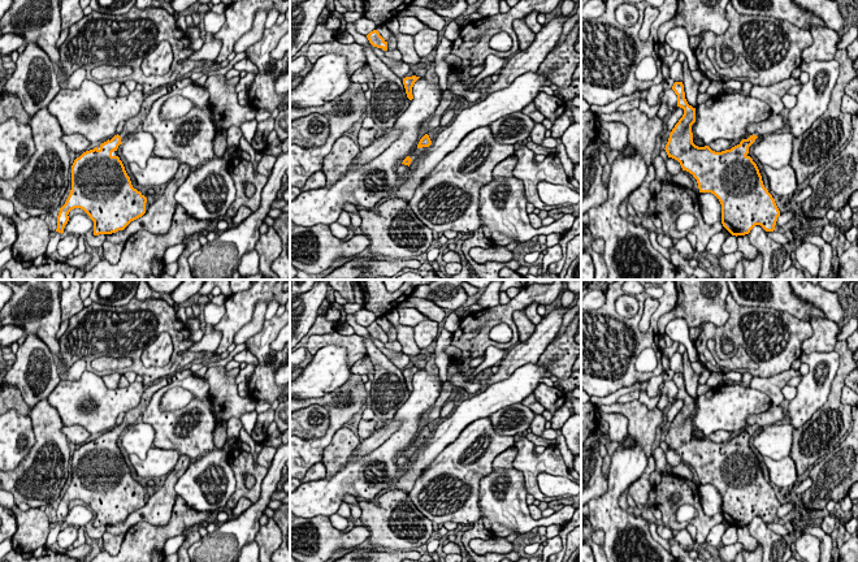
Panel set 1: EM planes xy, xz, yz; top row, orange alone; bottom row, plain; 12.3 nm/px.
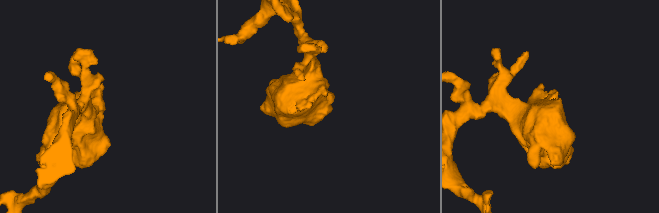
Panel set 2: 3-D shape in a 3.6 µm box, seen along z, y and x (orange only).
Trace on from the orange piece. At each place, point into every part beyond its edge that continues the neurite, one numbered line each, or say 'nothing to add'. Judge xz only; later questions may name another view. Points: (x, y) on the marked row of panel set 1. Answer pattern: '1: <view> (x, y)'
1: xz (416, 152)

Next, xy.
1: xy (135, 122)

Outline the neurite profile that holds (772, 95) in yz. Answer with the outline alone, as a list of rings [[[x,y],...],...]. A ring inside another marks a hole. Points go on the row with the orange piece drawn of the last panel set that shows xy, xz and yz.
[[[788,78],[784,79],[776,85],[772,86],[753,86],[750,90],[750,96],[760,99],[766,101],[770,108],[772,109],[772,113],[780,114],[780,112],[784,109],[783,96],[788,92],[788,90],[794,86],[800,85],[800,79]]]

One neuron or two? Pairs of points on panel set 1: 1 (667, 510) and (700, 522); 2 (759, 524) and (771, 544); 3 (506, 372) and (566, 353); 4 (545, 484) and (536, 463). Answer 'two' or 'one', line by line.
1: one
2: one
3: two
4: two

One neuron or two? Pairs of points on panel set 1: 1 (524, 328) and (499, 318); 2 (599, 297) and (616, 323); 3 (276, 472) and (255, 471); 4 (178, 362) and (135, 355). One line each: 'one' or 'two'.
1: two
2: two
3: two
4: one

